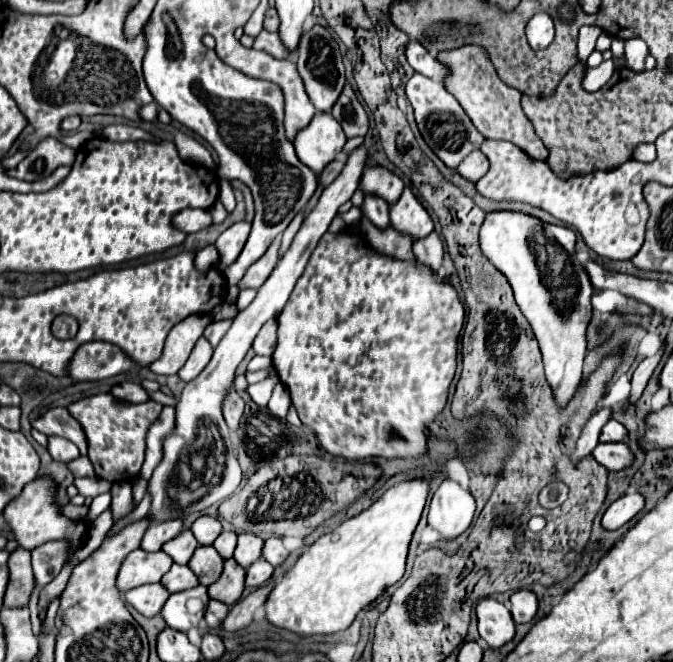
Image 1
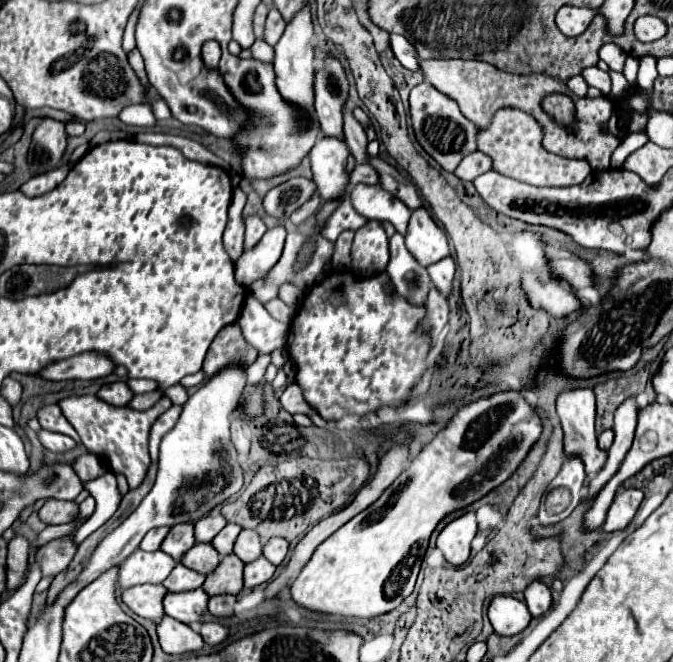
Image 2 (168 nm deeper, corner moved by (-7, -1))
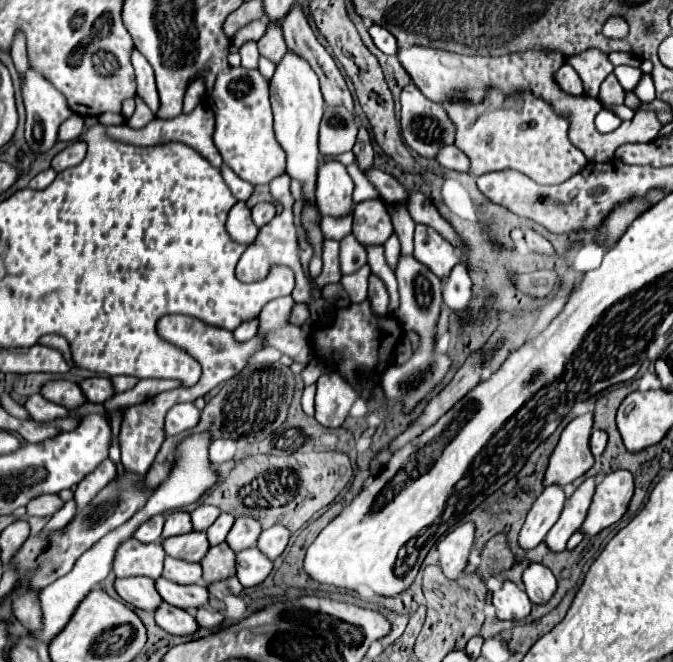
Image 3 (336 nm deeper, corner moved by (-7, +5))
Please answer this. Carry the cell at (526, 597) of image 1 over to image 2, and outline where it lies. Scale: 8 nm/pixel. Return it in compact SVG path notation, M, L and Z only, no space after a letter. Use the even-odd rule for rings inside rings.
M532 582L526 590L524 590L524 600L526 606L530 610L532 616L544 616L550 610L552 604L552 596L550 596L550 588L542 582Z

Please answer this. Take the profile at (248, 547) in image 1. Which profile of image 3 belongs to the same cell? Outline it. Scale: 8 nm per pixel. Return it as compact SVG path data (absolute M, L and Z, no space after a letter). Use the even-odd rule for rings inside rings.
M242 516L242 518L236 518L234 526L230 528L230 532L226 536L226 542L234 552L240 552L240 550L256 546L260 532L262 532L262 528L260 528L258 520L250 520L248 516Z

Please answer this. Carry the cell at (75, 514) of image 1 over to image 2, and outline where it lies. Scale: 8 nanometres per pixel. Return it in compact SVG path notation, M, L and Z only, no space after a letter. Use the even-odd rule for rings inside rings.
M48 500L40 510L40 518L46 524L66 524L78 518L80 510L76 502L66 502L66 500Z

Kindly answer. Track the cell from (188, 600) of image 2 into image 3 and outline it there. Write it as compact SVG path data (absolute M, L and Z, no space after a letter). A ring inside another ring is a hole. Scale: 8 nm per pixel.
M158 578L156 580L156 590L162 596L164 602L174 604L176 608L194 612L200 606L208 604L208 590L202 586L182 586L182 584L174 584L170 580Z

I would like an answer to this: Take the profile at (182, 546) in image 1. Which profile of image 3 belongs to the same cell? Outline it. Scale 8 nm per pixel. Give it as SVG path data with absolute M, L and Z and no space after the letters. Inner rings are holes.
M170 512L166 516L166 522L164 522L164 532L162 532L162 538L170 538L170 536L176 536L176 534L186 534L186 532L192 532L192 522L190 522L190 514L188 512Z

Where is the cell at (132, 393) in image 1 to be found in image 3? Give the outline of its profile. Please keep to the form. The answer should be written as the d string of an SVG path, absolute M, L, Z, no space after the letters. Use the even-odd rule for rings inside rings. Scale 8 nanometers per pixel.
M86 378L80 382L80 388L90 402L98 402L98 404L104 404L114 394L114 388L108 378Z

